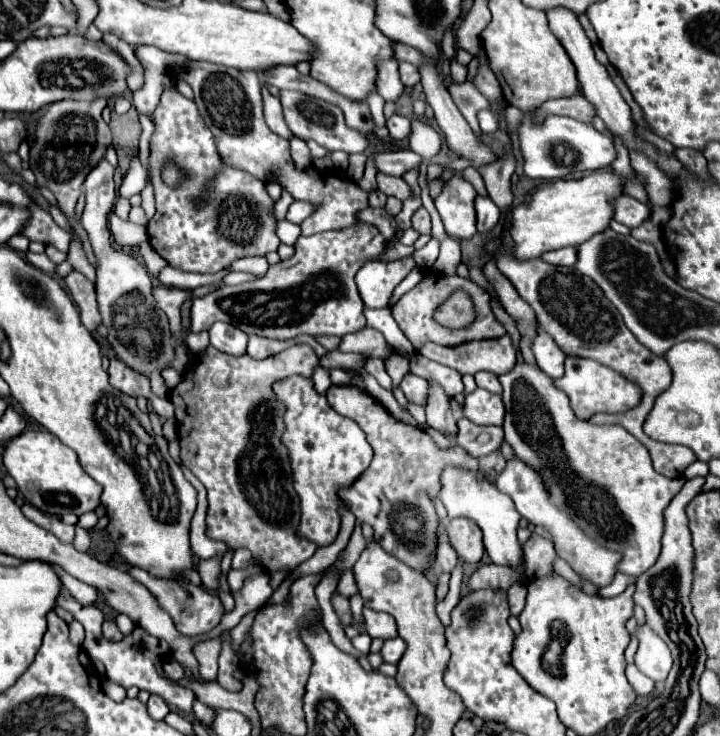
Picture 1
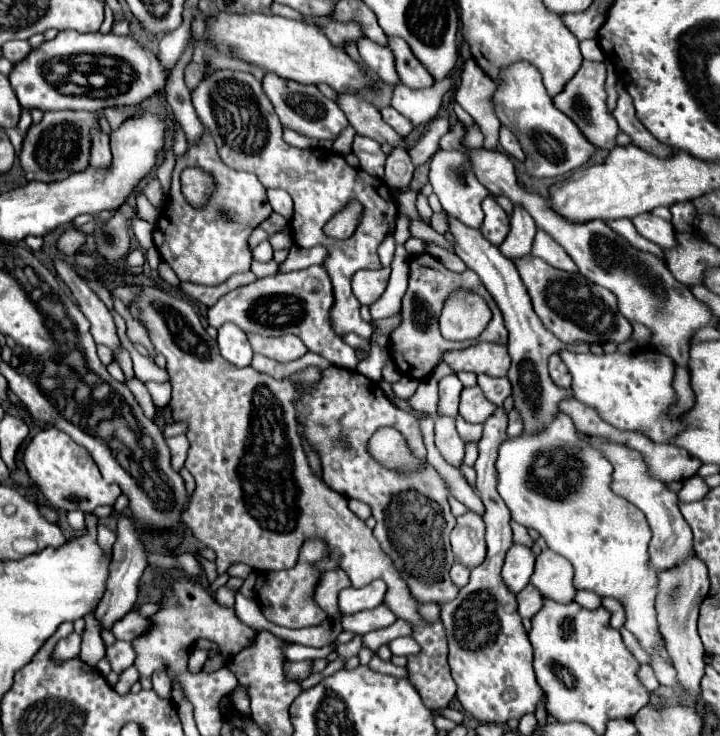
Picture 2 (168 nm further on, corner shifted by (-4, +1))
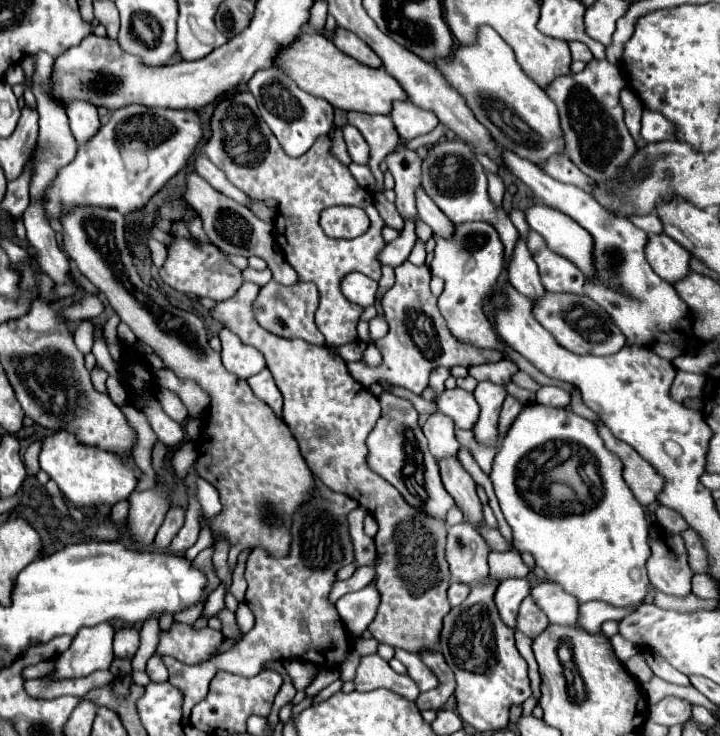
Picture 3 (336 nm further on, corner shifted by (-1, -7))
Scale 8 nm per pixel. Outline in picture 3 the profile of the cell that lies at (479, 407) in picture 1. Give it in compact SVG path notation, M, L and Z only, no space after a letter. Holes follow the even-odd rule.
M461 388L443 390L437 398L437 406L455 422L455 428L461 430L471 430L475 420L479 418L479 406L475 402L475 396Z

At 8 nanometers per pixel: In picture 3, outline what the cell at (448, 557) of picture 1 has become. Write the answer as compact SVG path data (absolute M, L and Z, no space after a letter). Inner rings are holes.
M451 584L449 586L449 602L451 602L451 606L459 606L467 596L469 596L469 592L471 592L471 586L467 586L467 584Z

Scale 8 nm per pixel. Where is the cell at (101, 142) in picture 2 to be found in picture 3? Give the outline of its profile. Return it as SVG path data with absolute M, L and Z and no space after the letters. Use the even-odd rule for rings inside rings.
M73 100L67 104L67 116L71 124L71 132L77 140L77 144L87 142L97 130L99 130L99 116L97 108L87 104L85 100Z

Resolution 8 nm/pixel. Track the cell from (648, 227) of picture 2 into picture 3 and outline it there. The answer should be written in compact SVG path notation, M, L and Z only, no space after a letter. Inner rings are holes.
M667 234L651 236L645 248L645 254L647 254L647 262L651 264L653 272L659 274L669 284L677 284L689 274L691 254Z

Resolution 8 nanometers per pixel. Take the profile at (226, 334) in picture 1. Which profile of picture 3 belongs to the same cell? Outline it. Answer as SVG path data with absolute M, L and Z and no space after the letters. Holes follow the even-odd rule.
M223 328L219 332L223 350L221 350L221 358L223 358L223 366L233 372L239 378L251 378L255 372L261 372L267 368L265 358L259 350L243 344L239 340L239 336L235 336L231 330Z

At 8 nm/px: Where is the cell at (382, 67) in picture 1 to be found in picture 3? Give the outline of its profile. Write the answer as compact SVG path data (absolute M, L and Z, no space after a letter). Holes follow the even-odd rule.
M337 26L335 32L333 32L333 42L337 44L337 48L341 52L345 52L347 56L359 60L365 66L371 66L371 68L379 68L381 66L379 56L357 34L353 34L353 32Z

